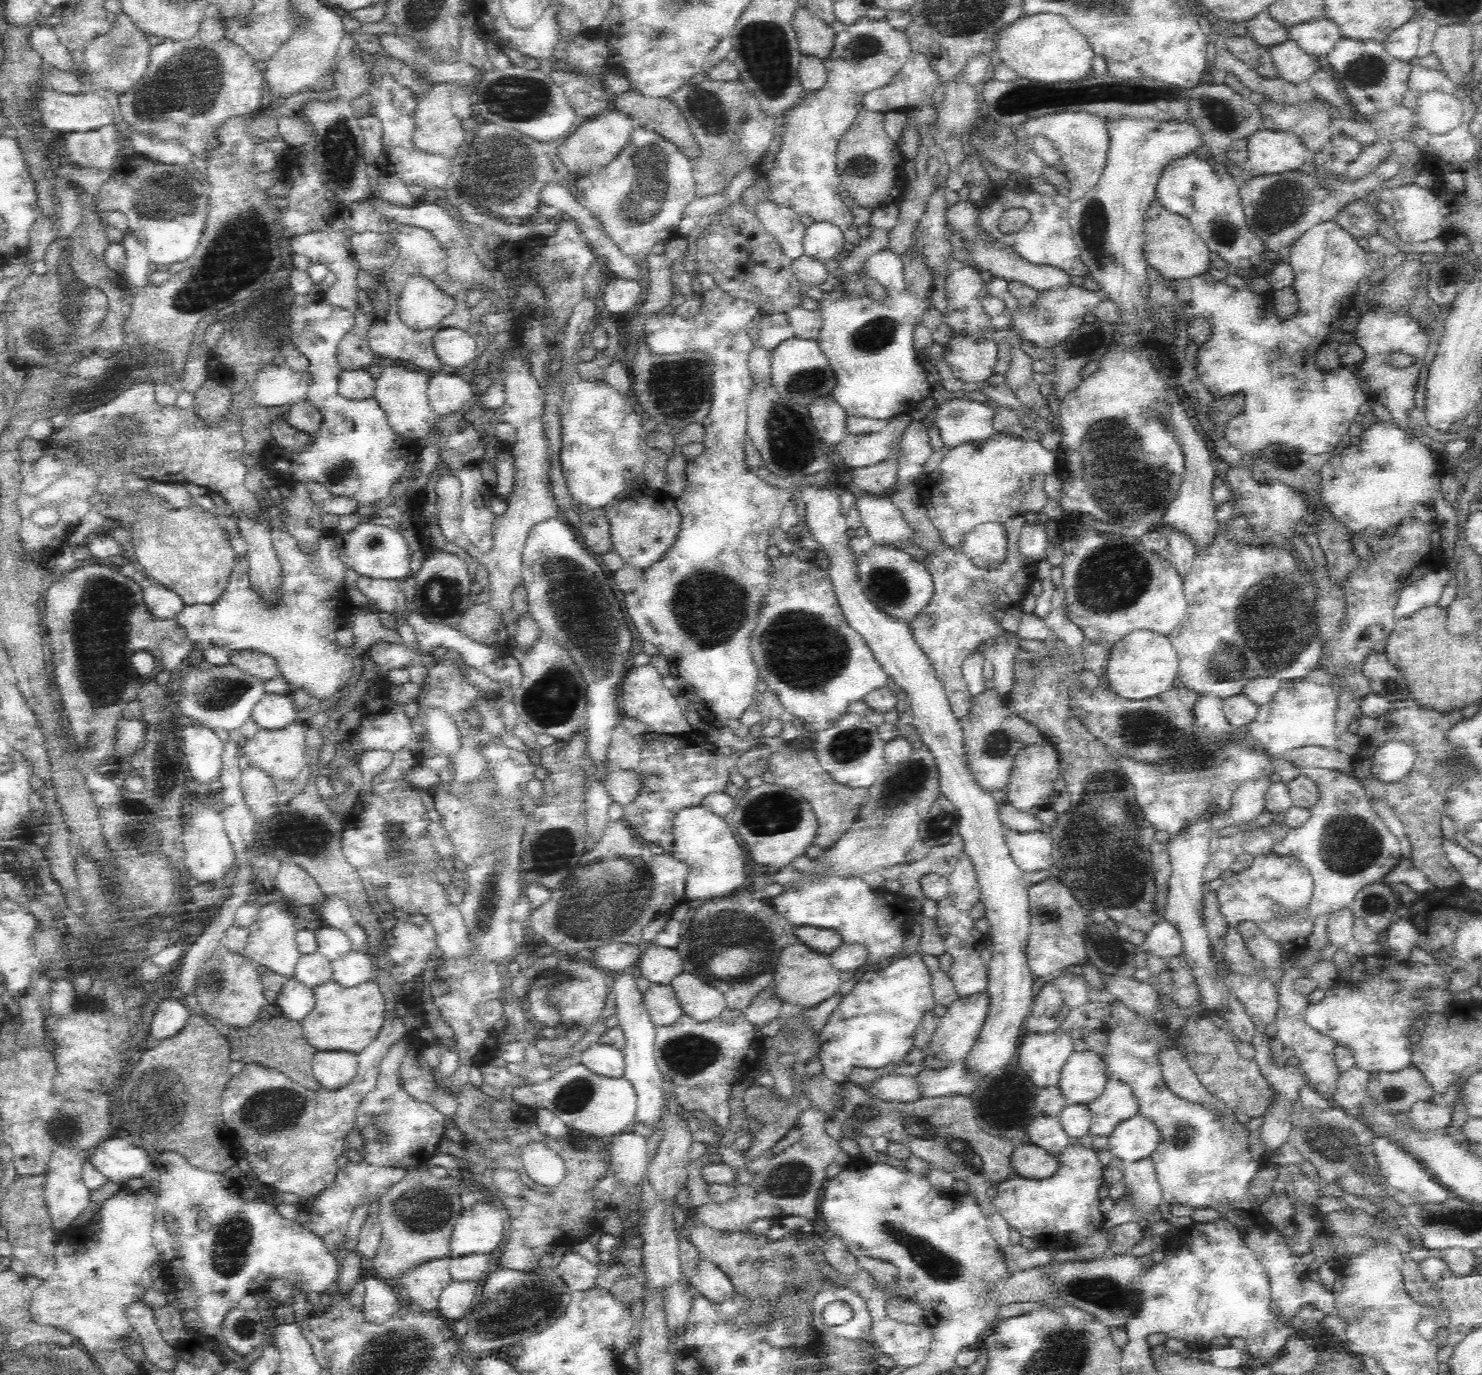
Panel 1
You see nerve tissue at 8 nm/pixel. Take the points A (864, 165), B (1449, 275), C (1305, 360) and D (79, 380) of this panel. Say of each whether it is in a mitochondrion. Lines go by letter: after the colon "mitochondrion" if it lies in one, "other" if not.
A: mitochondrion
B: other
C: other
D: other

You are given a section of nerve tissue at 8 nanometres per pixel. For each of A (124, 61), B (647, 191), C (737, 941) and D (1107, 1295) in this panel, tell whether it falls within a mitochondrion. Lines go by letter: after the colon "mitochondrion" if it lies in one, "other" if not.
A: mitochondrion
B: mitochondrion
C: mitochondrion
D: mitochondrion

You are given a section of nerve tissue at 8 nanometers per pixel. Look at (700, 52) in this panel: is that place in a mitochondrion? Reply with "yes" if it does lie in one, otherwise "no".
no

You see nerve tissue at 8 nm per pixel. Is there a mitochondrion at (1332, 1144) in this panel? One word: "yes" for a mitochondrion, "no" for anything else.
yes

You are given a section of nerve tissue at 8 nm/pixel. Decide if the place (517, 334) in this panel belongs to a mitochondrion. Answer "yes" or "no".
no

